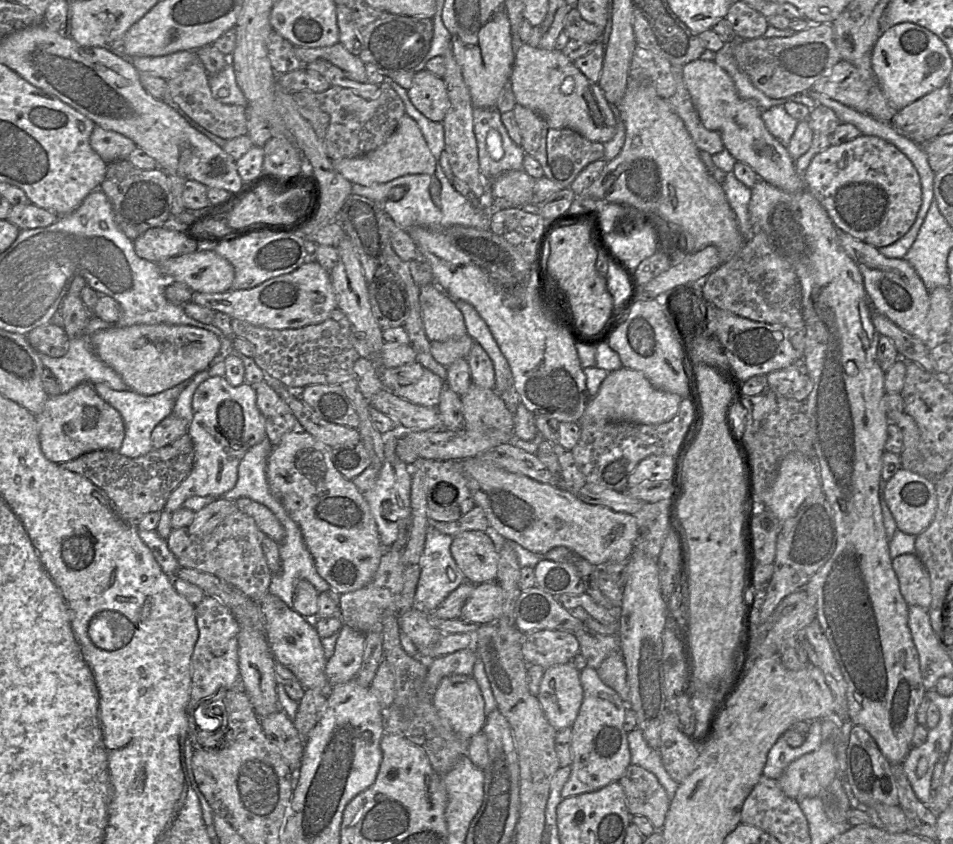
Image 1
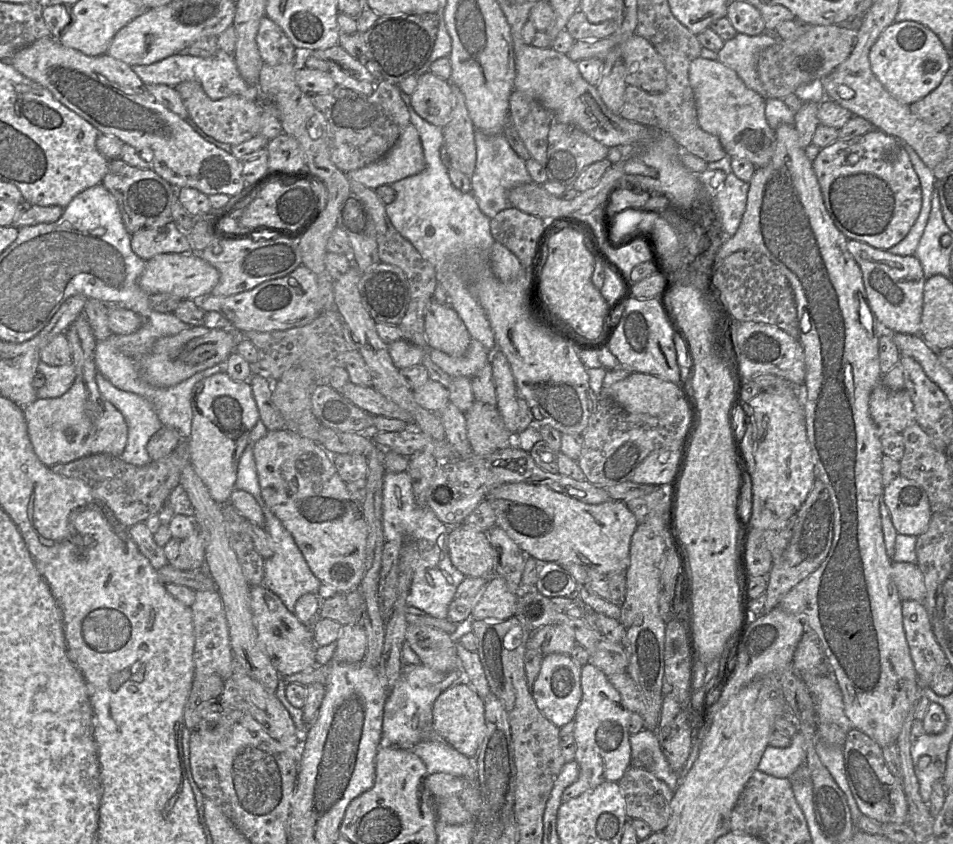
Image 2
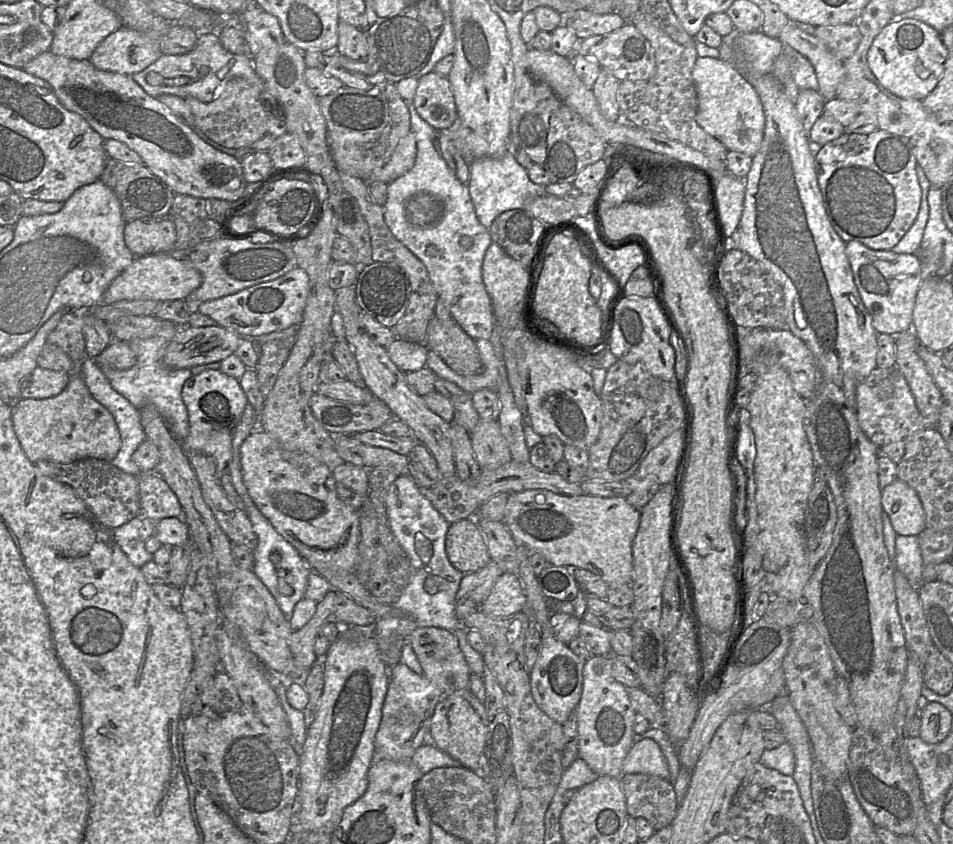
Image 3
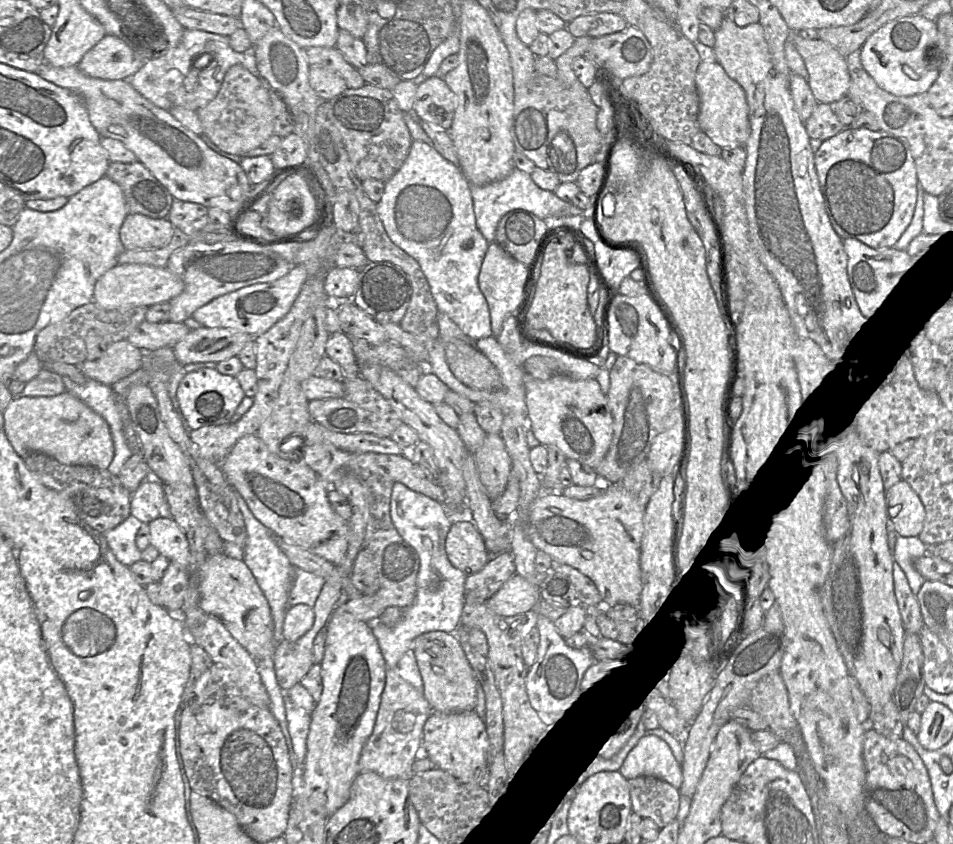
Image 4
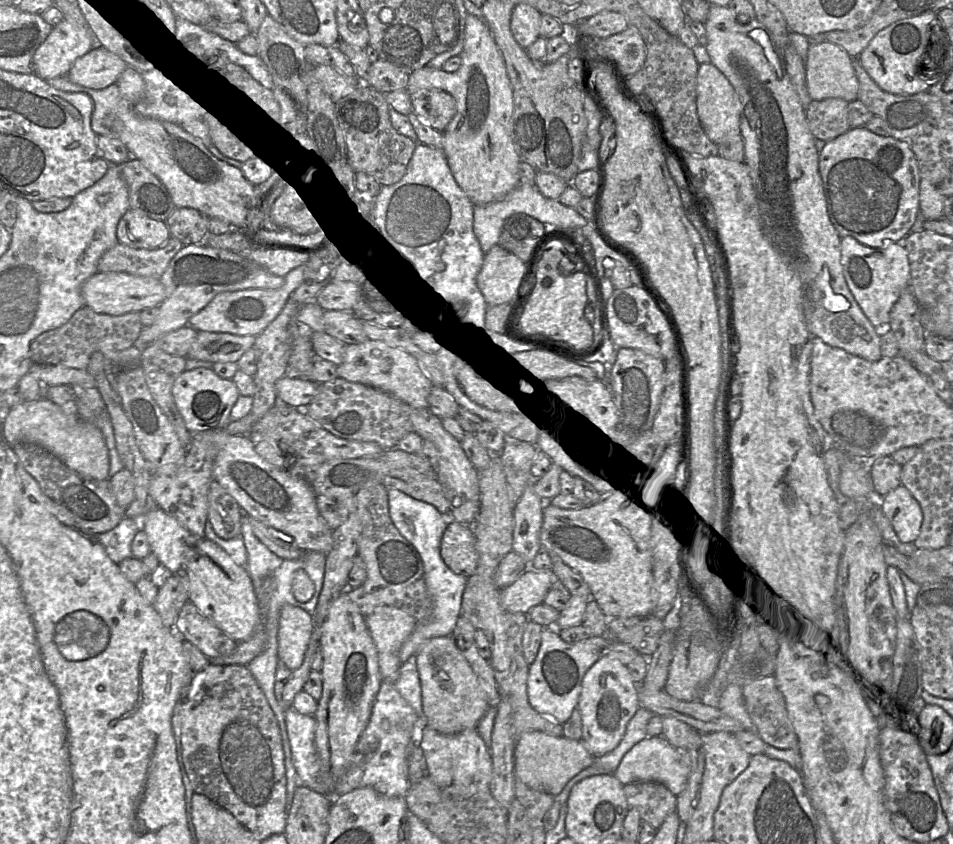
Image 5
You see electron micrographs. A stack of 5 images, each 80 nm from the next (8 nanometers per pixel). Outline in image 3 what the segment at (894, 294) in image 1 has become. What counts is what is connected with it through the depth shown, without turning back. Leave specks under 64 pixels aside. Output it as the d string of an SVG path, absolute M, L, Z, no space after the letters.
M860 242L846 243L854 281L865 308L872 316L878 334L900 335L913 326L916 296L923 281L920 250L917 254L899 254L891 250L873 250Z

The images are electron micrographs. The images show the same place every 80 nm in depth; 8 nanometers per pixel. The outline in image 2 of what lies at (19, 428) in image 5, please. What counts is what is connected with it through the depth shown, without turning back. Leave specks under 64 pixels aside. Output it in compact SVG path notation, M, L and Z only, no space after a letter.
M81 314L65 331L70 345L75 380L62 396L37 399L23 408L29 439L39 460L47 467L69 463L91 454L119 457L127 442L127 424L123 415L100 394L95 382L96 339Z

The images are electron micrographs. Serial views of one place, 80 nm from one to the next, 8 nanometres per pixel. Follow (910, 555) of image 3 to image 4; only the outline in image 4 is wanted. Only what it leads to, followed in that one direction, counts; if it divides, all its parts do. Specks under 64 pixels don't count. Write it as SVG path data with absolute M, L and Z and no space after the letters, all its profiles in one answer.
M897 535L893 560L904 572L911 591L917 595L926 581L915 569L914 562L927 554L927 546L917 537L901 537Z

